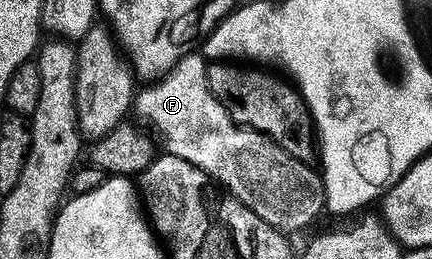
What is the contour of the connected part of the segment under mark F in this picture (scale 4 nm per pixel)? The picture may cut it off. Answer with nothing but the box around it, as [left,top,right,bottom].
[132,53,325,232]

